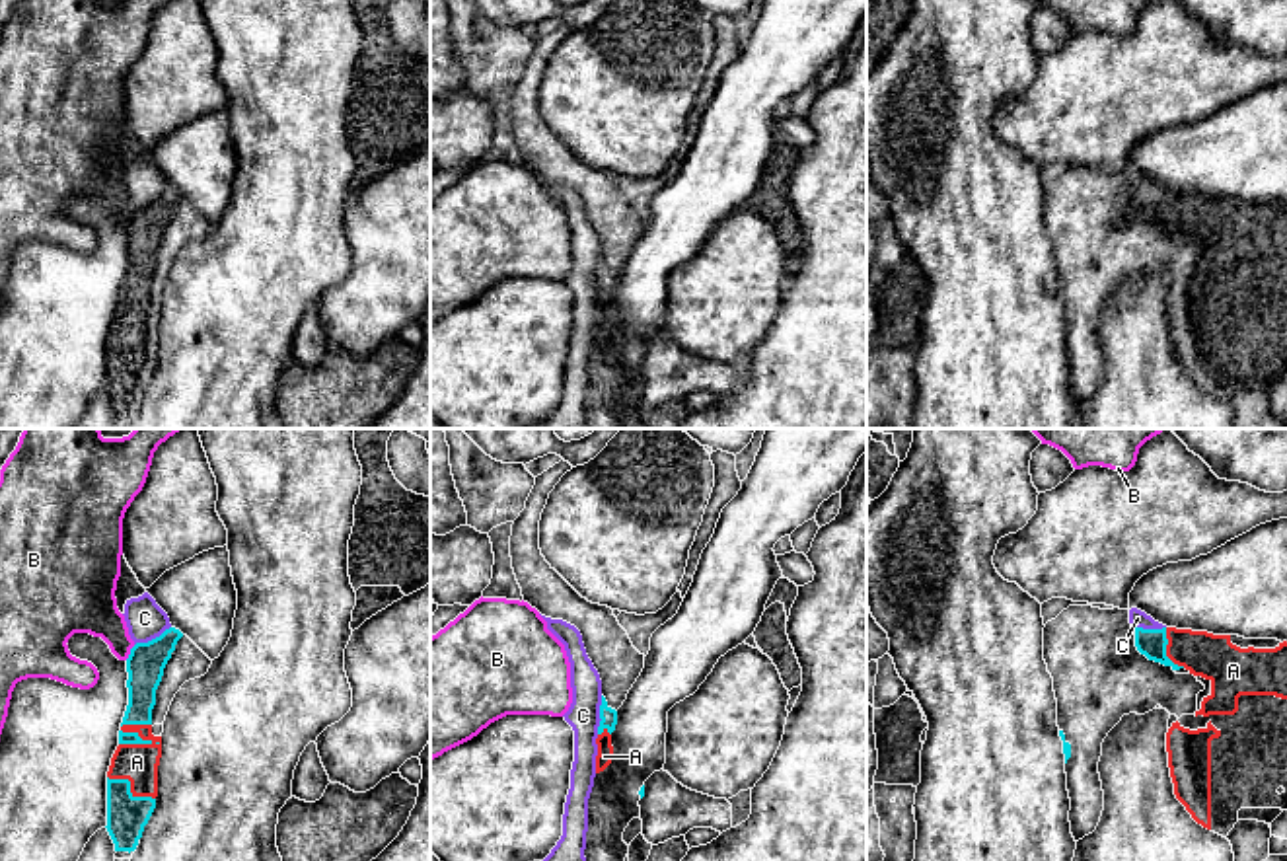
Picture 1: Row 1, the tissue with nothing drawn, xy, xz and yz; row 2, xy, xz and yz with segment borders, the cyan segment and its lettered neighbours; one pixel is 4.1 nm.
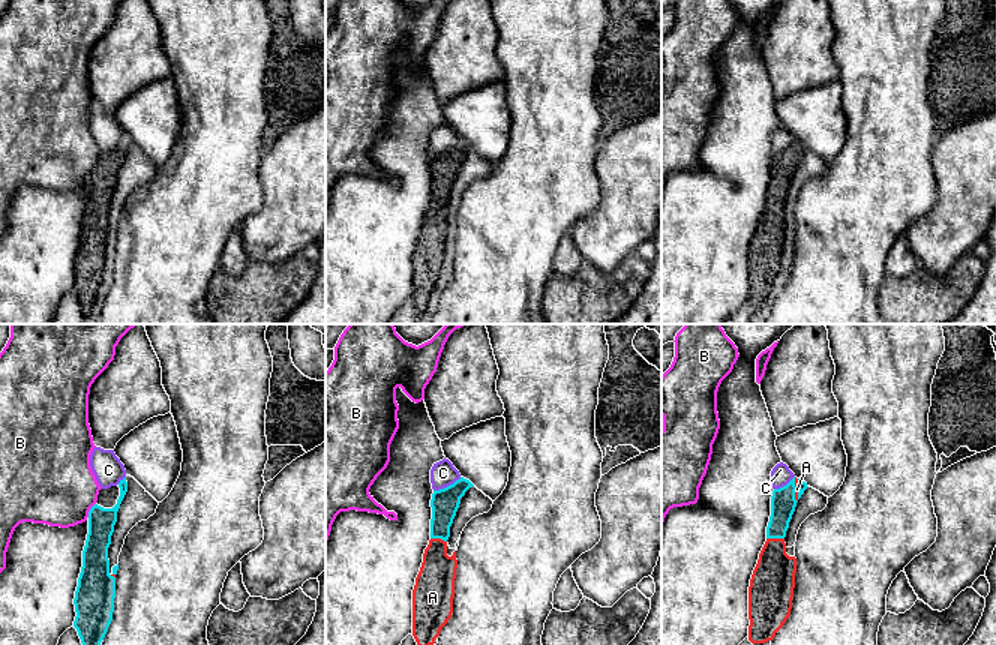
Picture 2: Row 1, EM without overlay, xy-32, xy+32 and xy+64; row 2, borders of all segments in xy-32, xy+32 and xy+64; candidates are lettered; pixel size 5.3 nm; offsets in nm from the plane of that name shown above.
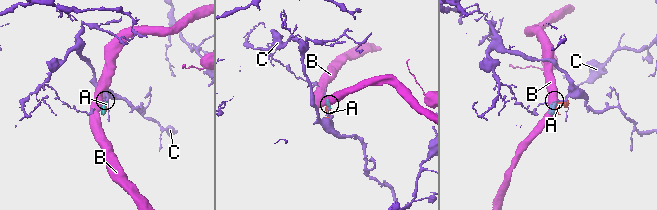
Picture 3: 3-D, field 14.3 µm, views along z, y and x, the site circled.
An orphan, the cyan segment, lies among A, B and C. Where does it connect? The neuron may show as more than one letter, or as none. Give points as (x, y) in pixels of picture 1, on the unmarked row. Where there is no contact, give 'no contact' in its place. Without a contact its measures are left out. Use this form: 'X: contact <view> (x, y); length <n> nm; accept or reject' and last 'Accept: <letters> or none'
A: contact xy (137, 299); length 180 nm; accept
B: contact xy (131, 217); length 80 nm; reject
C: contact xz (600, 279); length 160 nm; reject
Accept: A

